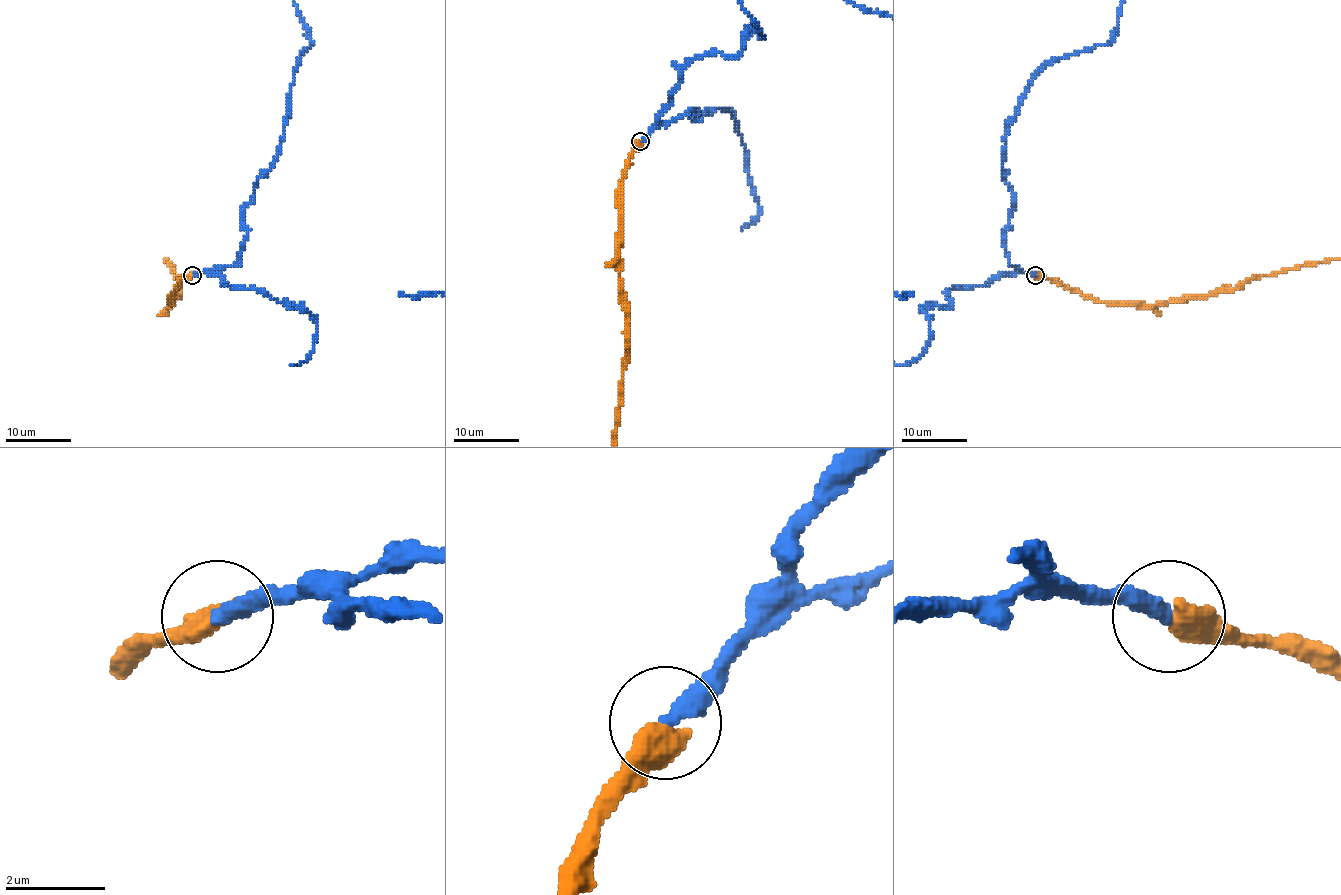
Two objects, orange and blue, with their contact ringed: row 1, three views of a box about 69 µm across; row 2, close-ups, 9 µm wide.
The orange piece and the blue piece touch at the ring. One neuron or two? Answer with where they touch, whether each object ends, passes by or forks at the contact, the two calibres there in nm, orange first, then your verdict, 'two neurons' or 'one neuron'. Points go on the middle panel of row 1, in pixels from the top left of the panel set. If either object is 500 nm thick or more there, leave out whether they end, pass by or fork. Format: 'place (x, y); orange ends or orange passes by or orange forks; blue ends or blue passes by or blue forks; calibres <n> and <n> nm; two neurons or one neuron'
place (640, 141); calibres 550 and 360 nm; one neuron

